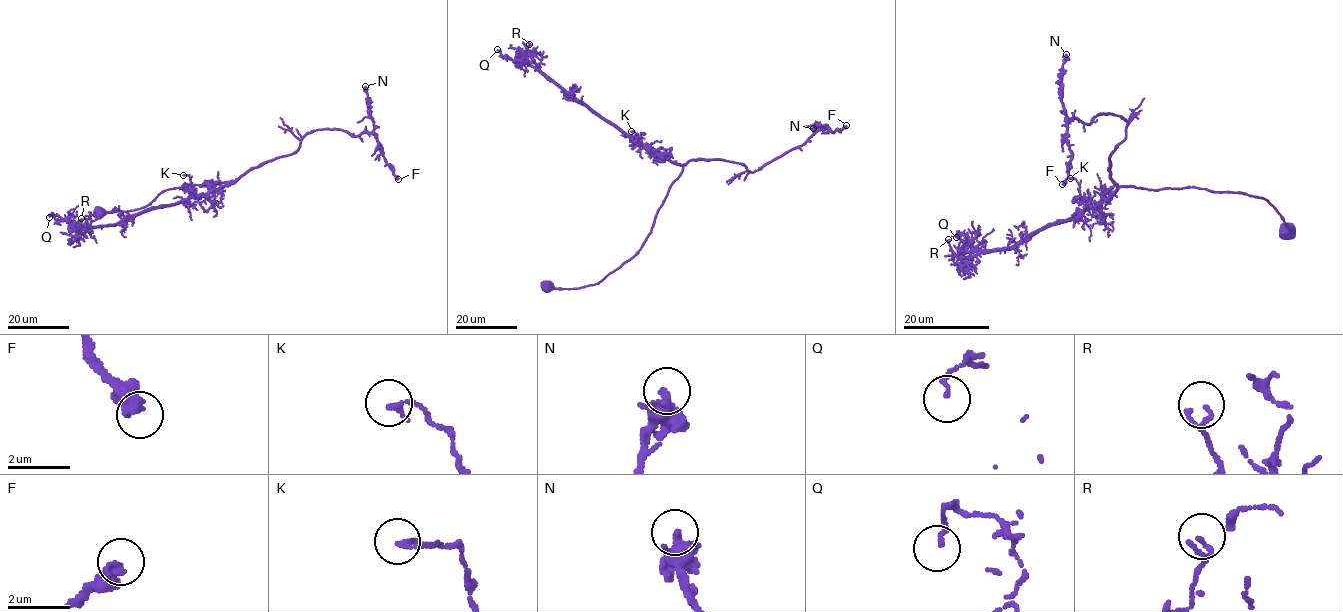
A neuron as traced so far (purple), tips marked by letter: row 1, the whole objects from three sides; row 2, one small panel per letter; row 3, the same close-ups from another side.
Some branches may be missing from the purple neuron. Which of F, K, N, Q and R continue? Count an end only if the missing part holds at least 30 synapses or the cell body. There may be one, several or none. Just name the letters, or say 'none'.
F

